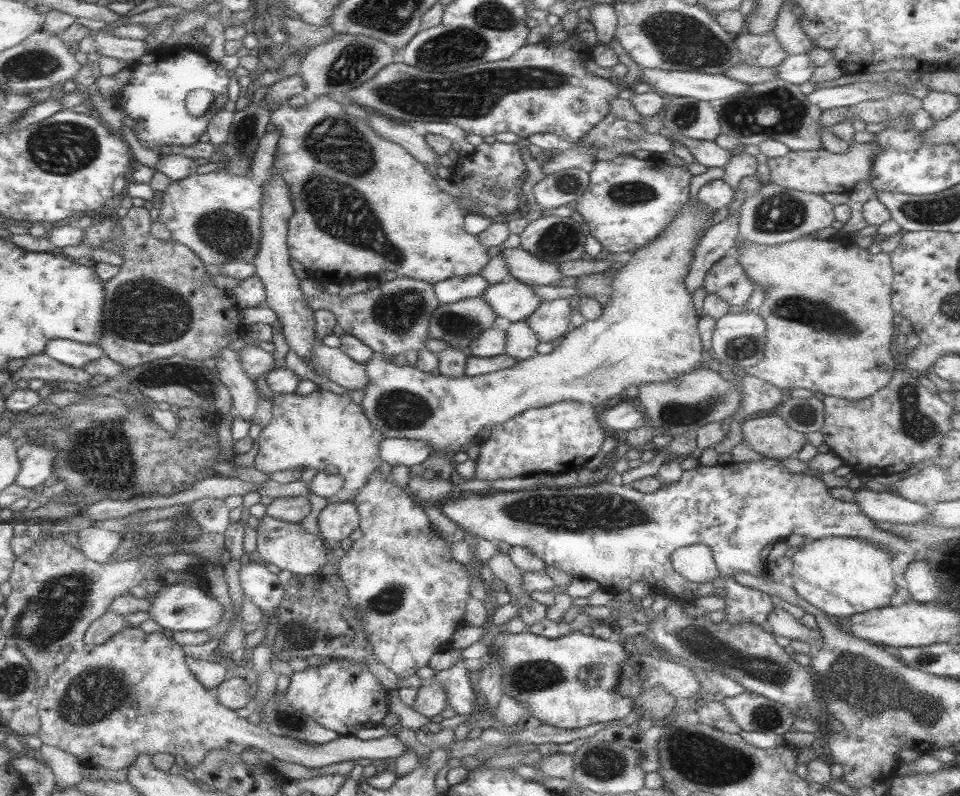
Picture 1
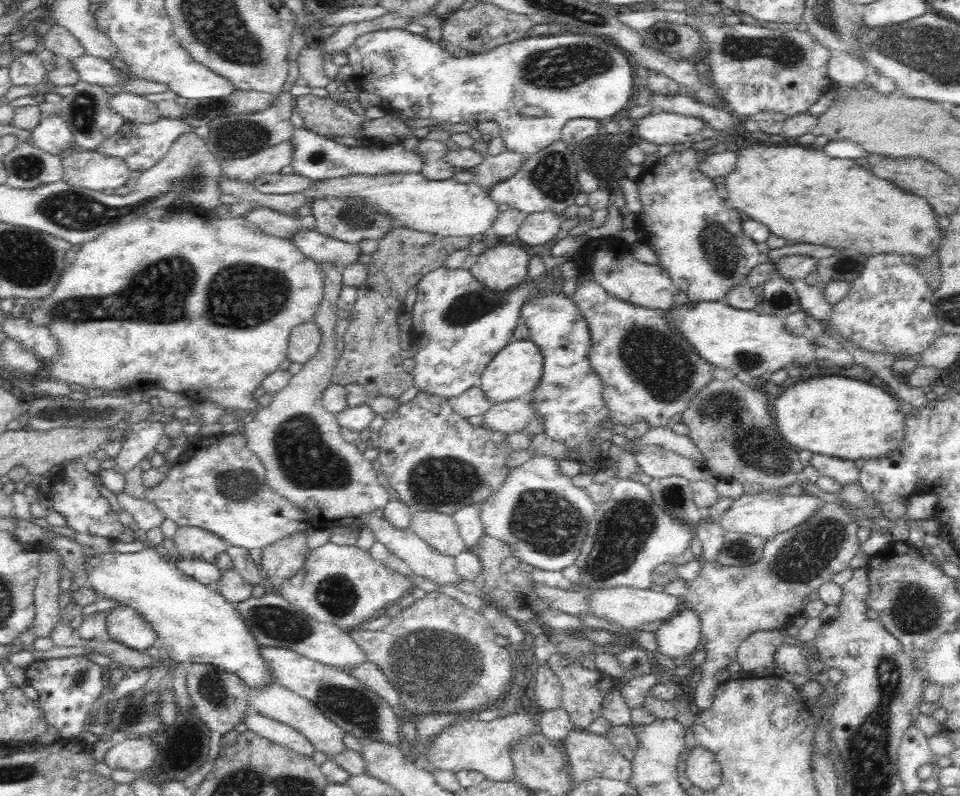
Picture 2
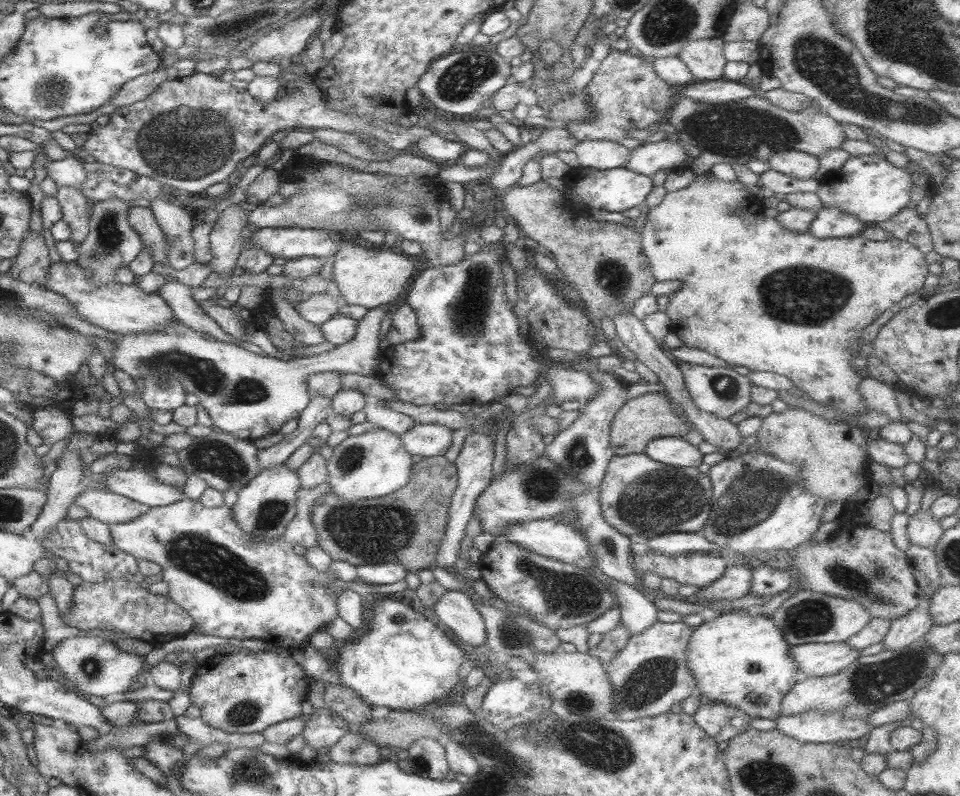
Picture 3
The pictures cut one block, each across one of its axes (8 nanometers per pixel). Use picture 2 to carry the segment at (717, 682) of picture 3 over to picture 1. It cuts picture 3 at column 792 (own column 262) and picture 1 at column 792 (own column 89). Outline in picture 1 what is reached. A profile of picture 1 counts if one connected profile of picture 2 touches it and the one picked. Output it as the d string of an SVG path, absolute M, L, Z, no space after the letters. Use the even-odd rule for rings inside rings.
M821 538L815 542L807 542L799 552L793 554L791 564L791 578L789 584L793 586L795 594L809 606L817 608L819 612L823 612L827 618L833 620L847 620L849 616L855 614L863 614L863 612L871 612L871 610L879 610L891 604L891 598L897 592L897 584L895 584L895 572L893 572L893 560L895 556L875 544L869 544L865 540L855 540L855 538Z

